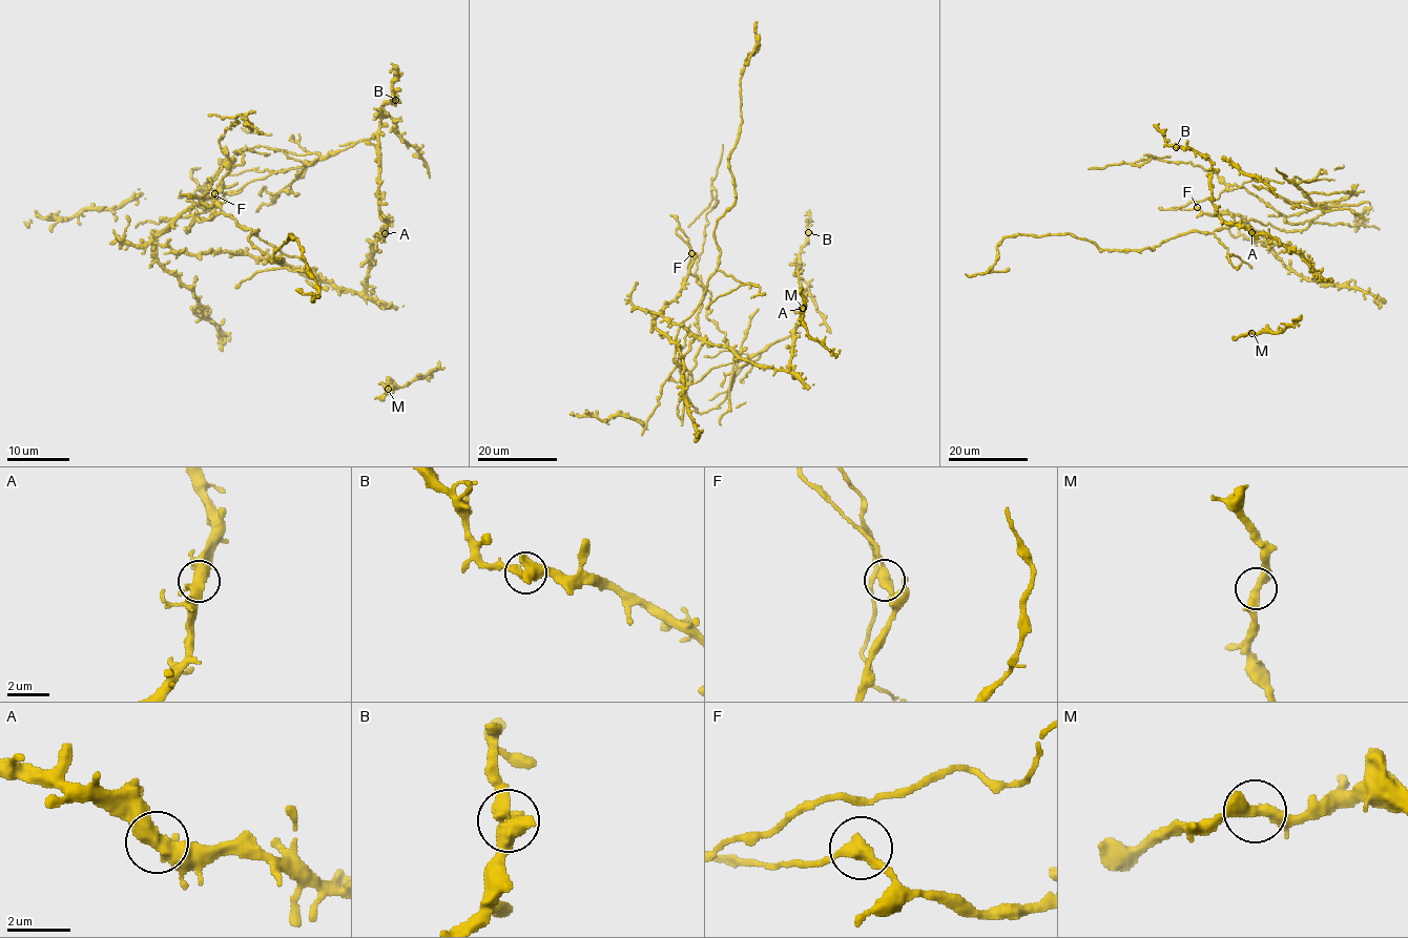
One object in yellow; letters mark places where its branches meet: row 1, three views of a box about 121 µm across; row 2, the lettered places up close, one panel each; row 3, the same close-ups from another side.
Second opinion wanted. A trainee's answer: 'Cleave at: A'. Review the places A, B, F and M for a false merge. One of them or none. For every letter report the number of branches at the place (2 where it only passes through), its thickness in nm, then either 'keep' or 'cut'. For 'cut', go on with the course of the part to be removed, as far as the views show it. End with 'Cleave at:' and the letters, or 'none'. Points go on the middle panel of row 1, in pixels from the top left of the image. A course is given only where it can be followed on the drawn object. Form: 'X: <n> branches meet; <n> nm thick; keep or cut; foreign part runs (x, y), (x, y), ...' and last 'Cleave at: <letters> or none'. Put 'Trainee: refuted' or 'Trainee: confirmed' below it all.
A: 2 branches meet; 550 nm thick; keep
B: 2 branches meet; 550 nm thick; keep
F: 2 branches meet; 400 nm thick; cut; foreign part runs (691, 253), (678, 228), (705, 294), (678, 365), (734, 202), (758, 42), (746, 65)
M: 2 branches meet; 400 nm thick; keep
Cleave at: F
Trainee: refuted

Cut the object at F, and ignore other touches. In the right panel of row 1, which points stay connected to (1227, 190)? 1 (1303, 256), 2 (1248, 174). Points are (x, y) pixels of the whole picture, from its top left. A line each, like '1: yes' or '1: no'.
1: no
2: no

